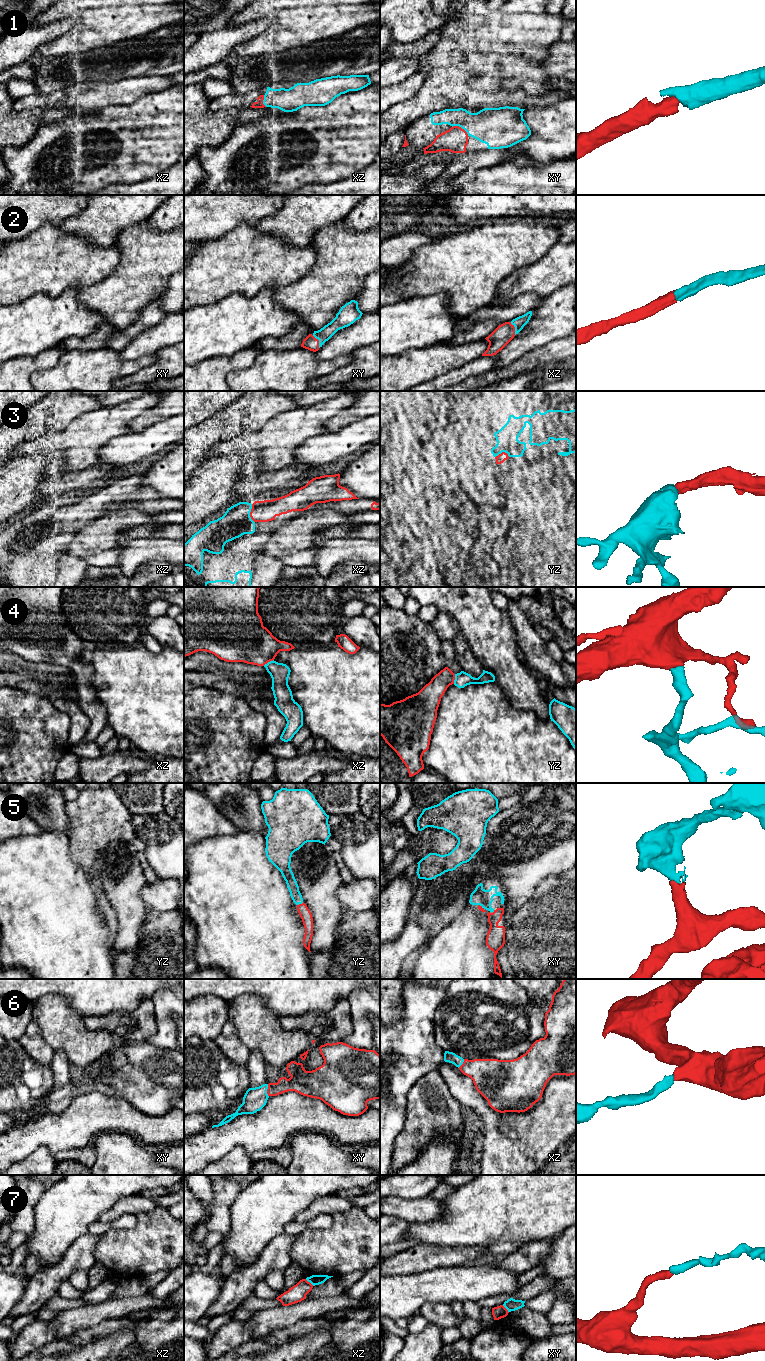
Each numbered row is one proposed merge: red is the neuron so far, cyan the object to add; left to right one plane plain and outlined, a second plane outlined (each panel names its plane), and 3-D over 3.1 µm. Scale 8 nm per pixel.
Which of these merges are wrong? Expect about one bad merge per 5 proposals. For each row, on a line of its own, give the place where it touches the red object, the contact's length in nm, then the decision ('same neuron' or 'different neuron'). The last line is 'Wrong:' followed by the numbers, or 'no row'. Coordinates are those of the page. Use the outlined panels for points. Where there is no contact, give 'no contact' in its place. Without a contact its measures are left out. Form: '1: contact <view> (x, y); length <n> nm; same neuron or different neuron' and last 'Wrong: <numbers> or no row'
1: contact xy (460, 127); length 150 nm; same neuron
2: contact xy (318, 341); length 120 nm; same neuron
3: contact xz (250, 513); length 150 nm; same neuron
4: contact xz (268, 661); length 100 nm; same neuron
5: contact yz (300, 904); length 60 nm; same neuron
6: contact xy (267, 1090); length 100 nm; same neuron
7: contact xz (309, 1282); length 90 nm; different neuron
Wrong: 7

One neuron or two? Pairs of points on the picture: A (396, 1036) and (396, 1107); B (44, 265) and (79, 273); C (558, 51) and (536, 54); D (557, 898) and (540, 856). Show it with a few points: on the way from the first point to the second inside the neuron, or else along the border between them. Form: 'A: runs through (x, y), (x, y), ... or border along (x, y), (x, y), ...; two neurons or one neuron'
A: runs through (396, 1054), (396, 1089); one neuron
B: runs through (53, 265), (70, 265); one neuron
C: border along (560, 39), (548, 49), (543, 62), (544, 71); two neurons
D: border along (565, 871), (559, 875), (548, 876), (532, 893); two neurons

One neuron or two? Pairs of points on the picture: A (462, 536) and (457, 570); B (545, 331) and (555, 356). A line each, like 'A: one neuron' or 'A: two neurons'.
A: two neurons
B: two neurons

